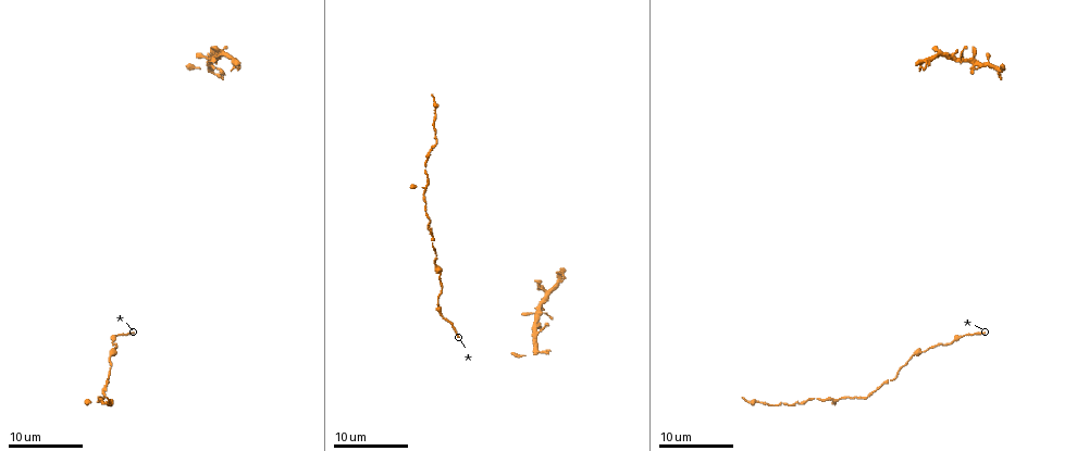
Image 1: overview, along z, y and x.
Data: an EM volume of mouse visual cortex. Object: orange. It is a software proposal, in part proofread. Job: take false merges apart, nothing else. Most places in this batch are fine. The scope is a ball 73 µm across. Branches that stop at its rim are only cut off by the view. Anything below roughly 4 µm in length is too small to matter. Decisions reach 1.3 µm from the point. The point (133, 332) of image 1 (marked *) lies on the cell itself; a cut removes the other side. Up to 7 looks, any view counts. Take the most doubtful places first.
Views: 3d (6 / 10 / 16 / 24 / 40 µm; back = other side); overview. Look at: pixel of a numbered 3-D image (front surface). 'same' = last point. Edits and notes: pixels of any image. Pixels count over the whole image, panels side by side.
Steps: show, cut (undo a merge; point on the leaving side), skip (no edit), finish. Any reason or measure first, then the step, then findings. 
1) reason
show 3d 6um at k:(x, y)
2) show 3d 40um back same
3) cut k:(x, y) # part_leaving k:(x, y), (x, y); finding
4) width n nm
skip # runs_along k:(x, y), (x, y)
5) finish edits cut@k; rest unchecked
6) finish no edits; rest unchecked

show 3d 10um at 1:(441, 278)

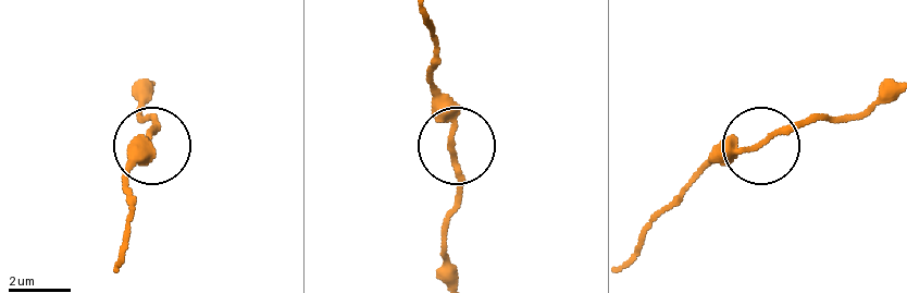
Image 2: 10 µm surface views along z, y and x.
skip # all the same cell

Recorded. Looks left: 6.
three-way junction
show 3d 10um at 1:(951, 59)

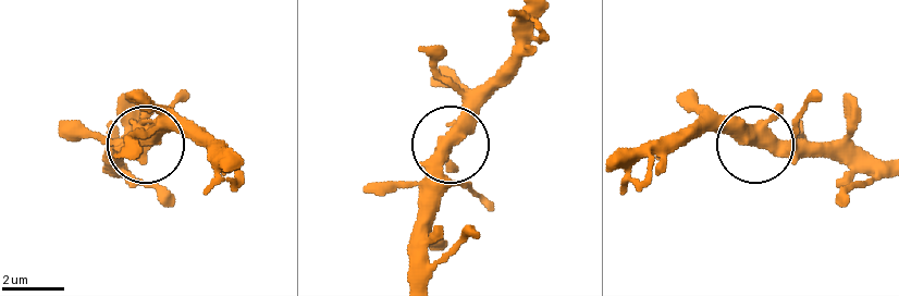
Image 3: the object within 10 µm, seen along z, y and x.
show 3d 6um at 3:(757, 143)

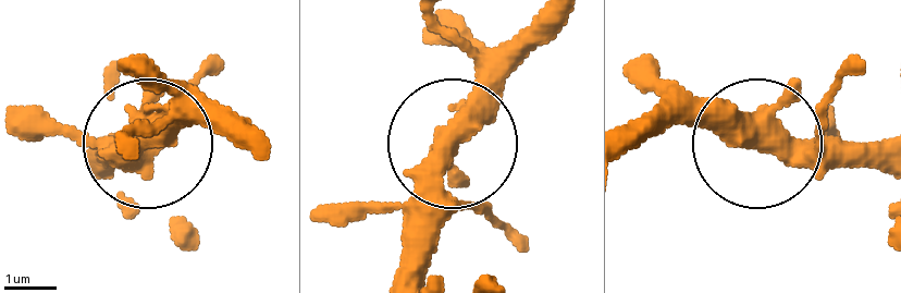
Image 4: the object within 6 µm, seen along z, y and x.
arms 3
skip # all the same cell

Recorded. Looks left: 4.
calibre changes
show 3d 10um at 1:(436, 114)

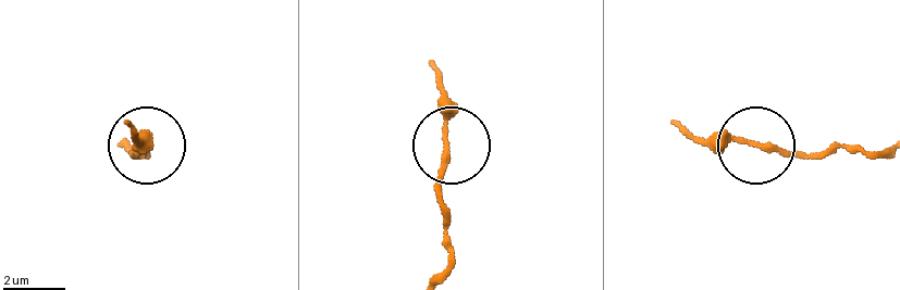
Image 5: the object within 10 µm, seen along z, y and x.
skip # runs_along 5:(435, 277), (451, 253), (443, 223), (443, 77); all the same cell

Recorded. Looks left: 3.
finish no edits; rest unchecked

